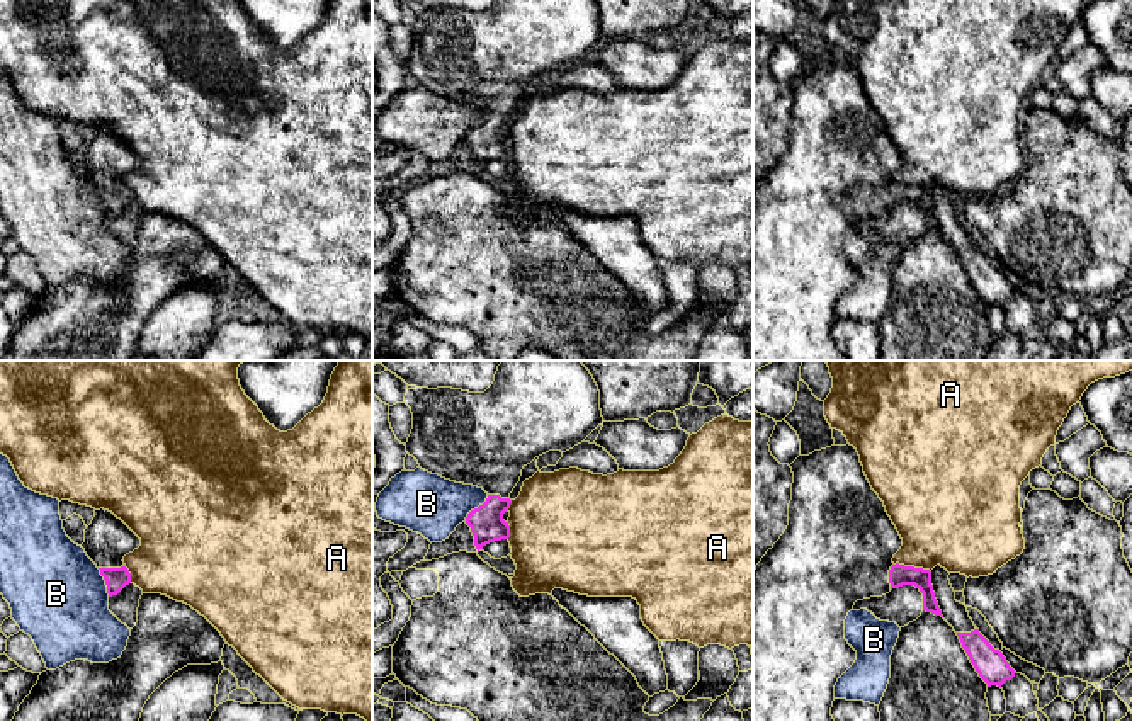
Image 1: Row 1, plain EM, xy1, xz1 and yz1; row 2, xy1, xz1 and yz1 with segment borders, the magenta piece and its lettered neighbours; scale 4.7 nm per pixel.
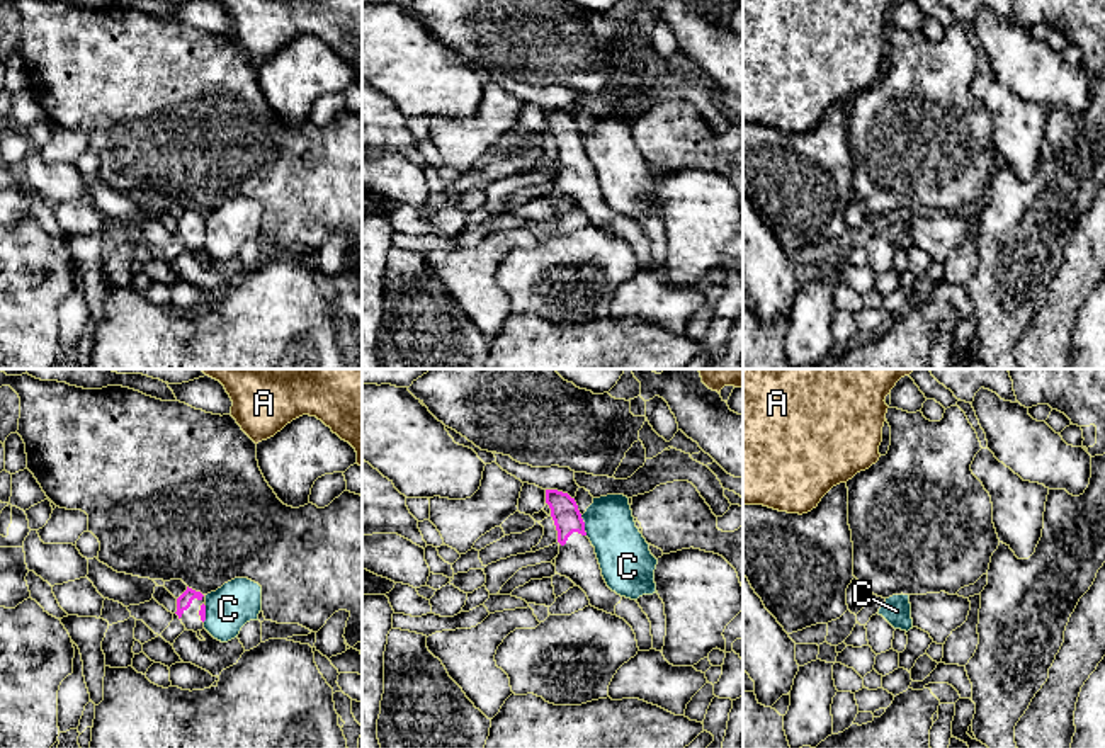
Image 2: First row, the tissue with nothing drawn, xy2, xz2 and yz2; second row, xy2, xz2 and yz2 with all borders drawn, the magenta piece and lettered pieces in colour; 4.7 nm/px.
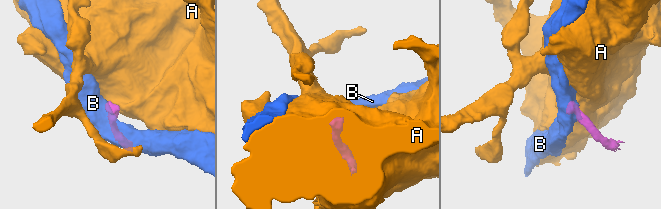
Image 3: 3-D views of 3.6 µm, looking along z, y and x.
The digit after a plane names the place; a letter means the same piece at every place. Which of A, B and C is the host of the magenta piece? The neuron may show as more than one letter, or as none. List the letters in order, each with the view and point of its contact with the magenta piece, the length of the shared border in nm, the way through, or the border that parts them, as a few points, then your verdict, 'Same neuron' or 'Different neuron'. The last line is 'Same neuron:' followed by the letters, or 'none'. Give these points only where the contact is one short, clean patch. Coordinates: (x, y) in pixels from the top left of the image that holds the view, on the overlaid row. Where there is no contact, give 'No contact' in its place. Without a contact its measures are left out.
A: Touches magenta at yz1 (913, 567). Shared border 180 nm. Boundary: yz1 (894, 563), (920, 567), (930, 572). Different neuron
B: Touches magenta at xz1 (475, 509). Shared border 170 nm. Boundary: xz1 (488, 495), (464, 521). Different neuron
C: Touches magenta at xz2 (583, 526). Shared border 100 nm. Boundary: xz2 (580, 515), (587, 534). Different neuron
Same neuron: none

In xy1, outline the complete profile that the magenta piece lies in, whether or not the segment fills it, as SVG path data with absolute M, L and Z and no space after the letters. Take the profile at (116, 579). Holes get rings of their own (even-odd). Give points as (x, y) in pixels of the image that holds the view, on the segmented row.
M95 510L82 548L100 570L109 597L131 583L131 573L122 559L139 546L141 539L121 519L109 510Z

